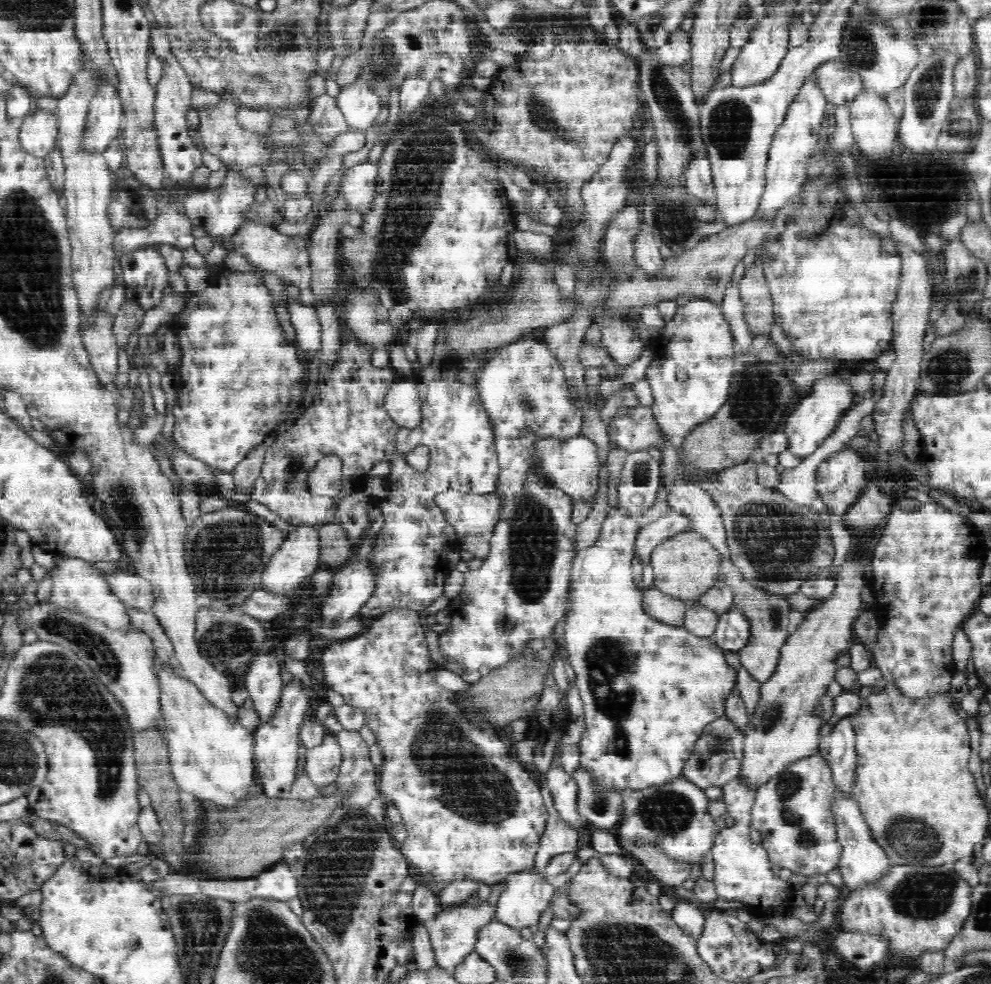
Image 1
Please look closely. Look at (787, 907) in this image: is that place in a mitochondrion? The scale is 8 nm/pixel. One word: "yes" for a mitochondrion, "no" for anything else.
no

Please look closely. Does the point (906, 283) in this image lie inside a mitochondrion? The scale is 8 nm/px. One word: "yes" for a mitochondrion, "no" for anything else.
no

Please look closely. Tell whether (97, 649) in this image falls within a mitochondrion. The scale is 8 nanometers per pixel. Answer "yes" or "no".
yes

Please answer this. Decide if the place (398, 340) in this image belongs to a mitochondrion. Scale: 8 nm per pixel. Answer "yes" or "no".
no

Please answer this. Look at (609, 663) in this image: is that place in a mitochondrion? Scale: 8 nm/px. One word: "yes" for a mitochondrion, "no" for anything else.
yes

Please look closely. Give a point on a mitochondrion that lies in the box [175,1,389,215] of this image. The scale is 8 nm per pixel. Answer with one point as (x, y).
(288, 37)

